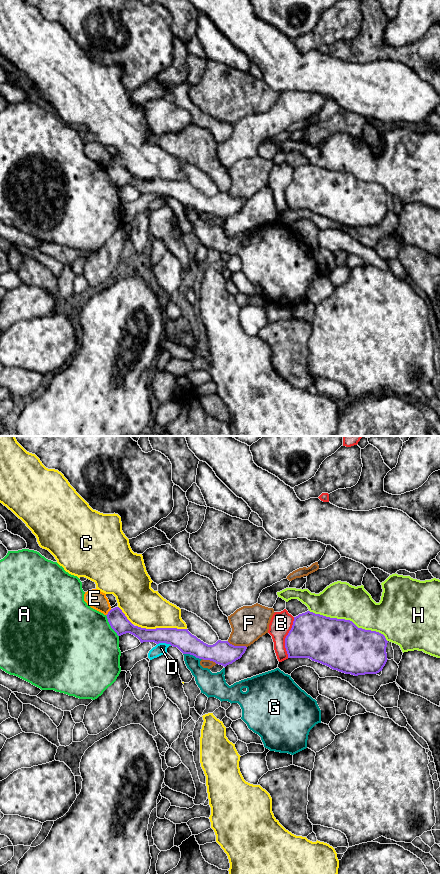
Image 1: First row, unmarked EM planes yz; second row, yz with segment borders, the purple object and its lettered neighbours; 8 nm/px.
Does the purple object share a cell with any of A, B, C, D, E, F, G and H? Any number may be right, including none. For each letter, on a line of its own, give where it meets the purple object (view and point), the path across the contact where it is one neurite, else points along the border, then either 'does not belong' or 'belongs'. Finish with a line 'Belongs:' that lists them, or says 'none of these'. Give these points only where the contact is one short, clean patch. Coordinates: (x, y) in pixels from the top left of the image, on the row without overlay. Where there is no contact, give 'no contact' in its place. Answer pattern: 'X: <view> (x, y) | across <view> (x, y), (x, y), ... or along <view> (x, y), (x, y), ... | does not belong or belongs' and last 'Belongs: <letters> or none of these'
A: yz (110, 177) | does not belong
B: yz (286, 189) | does not belong
C: yz (161, 180) | does not belong
D: yz (164, 194) | along yz (157, 195), (169, 195), (171, 197) | does not belong
E: yz (108, 164) | along yz (111, 161), (106, 167) | does not belong
F: yz (237, 198) | does not belong
G: yz (192, 206) | does not belong
H: yz (349, 172) | does not belong
Belongs: none of these

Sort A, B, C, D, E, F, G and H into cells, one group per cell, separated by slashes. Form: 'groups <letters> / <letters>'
groups A / B / C / D / E / F / G / H

